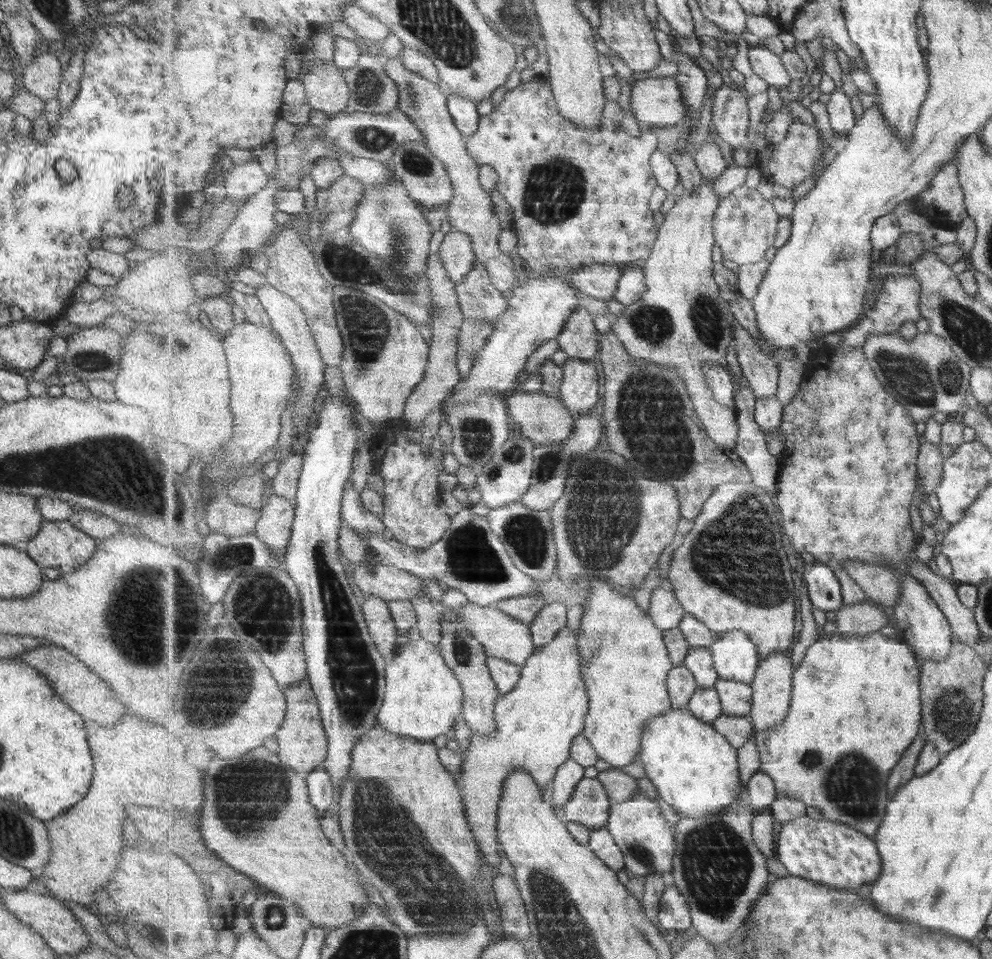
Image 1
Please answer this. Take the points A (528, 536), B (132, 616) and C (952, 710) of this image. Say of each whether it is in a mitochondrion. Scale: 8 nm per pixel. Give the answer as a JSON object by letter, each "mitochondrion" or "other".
{"A":"mitochondrion","B":"mitochondrion","C":"mitochondrion"}

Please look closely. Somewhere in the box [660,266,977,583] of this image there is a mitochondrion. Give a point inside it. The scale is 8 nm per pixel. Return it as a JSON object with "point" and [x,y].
{"point":[917,383]}

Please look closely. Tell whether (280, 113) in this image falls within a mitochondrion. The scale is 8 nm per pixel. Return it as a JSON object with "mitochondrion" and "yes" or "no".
{"mitochondrion":"no"}

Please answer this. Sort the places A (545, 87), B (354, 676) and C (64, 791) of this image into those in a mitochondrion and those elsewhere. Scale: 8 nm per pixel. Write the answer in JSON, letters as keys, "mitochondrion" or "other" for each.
{"A":"other","B":"mitochondrion","C":"other"}

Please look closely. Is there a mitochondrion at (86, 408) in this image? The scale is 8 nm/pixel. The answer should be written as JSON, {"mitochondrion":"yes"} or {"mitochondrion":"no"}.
{"mitochondrion":"no"}

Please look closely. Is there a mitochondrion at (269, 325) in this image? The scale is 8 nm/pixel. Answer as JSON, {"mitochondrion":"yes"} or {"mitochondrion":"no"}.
{"mitochondrion":"no"}

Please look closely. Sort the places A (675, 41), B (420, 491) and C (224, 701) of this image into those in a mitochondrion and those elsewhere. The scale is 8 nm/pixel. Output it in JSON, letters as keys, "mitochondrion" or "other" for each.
{"A":"other","B":"other","C":"mitochondrion"}

